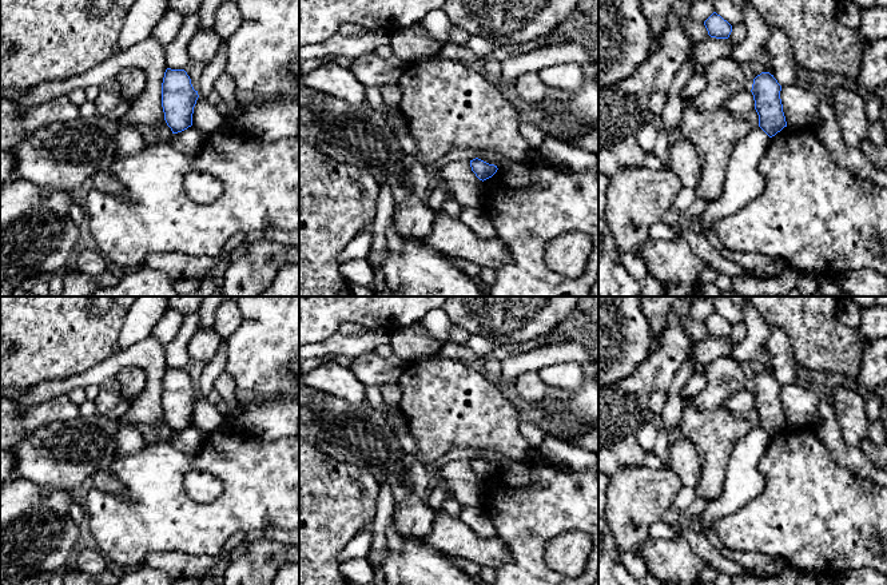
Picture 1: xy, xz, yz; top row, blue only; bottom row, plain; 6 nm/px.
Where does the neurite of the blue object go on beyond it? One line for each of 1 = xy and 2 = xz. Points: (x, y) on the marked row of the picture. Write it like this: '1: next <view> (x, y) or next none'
1: next none
2: next none

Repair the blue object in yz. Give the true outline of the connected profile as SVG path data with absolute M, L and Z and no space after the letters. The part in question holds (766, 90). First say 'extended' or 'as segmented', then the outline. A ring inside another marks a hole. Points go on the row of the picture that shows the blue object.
as segmented | M761 72L753 79L751 92L759 115L759 127L769 138L787 127L780 91L781 85L769 72Z

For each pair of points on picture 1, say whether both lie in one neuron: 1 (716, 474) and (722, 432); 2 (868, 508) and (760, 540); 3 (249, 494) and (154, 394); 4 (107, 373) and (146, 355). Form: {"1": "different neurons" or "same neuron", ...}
{"1": "same neuron", "2": "same neuron", "3": "different neurons", "4": "same neuron"}

